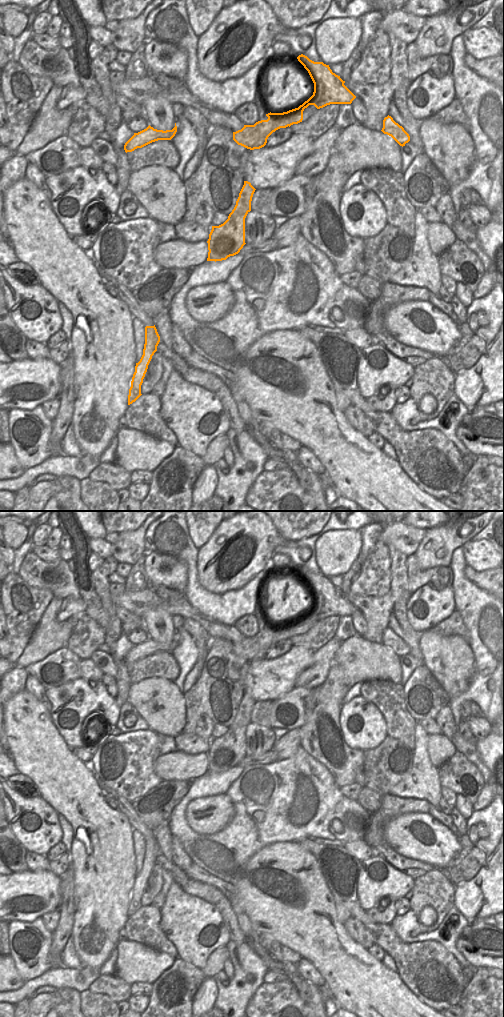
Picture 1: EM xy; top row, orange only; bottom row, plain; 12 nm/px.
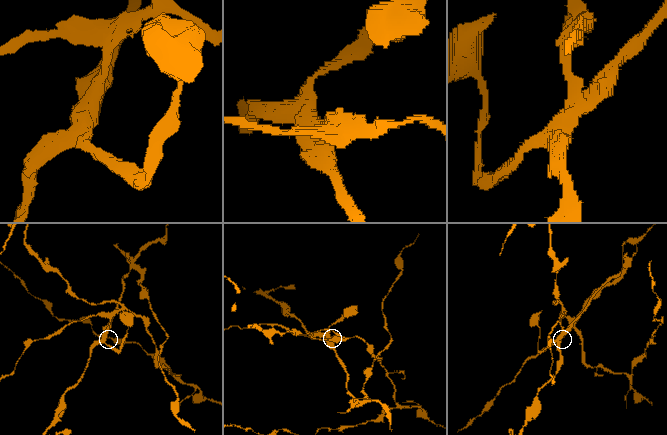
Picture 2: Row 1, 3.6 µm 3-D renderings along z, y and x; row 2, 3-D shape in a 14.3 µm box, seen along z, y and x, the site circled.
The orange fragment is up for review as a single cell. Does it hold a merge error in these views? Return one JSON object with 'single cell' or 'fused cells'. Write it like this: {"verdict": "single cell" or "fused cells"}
{"verdict": "fused cells"}

